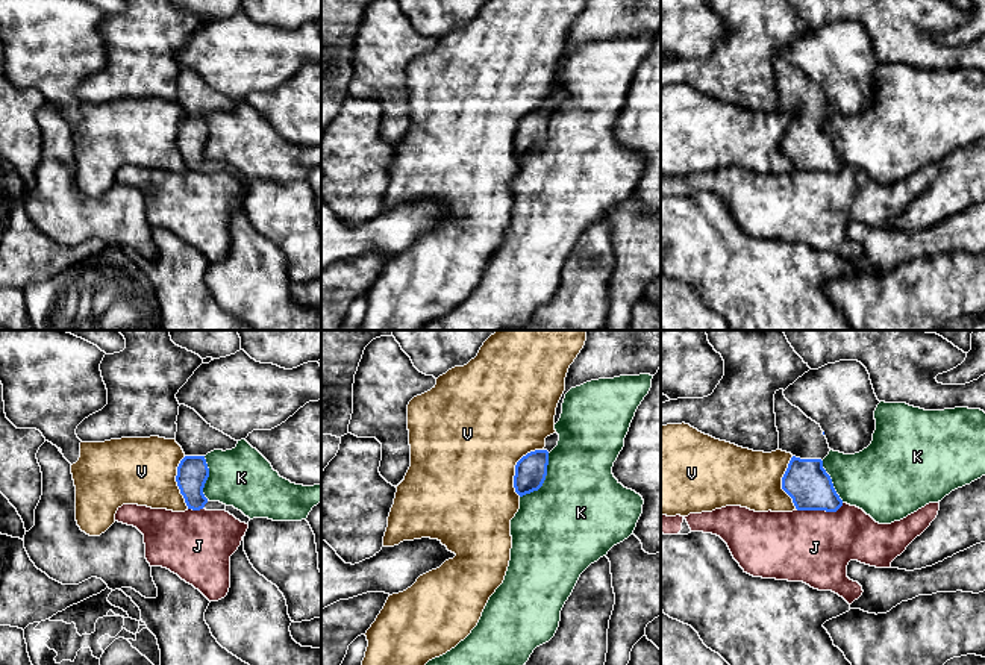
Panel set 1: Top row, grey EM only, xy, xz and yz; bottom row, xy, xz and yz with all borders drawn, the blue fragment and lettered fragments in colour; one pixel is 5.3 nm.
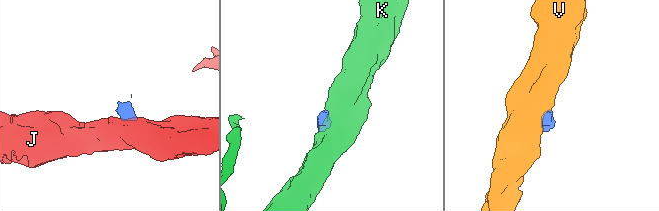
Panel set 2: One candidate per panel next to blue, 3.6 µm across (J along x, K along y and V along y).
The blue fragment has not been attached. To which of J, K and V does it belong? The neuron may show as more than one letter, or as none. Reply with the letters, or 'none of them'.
none of them

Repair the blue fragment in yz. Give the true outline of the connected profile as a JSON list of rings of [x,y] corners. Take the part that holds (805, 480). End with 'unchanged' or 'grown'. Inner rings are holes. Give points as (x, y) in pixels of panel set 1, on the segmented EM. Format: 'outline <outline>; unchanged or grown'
outline [[[783,389],[774,394],[774,414],[779,450],[793,454],[782,477],[782,489],[793,498],[797,510],[836,512],[843,500],[823,468],[830,448],[820,424],[793,406]]]; grown

